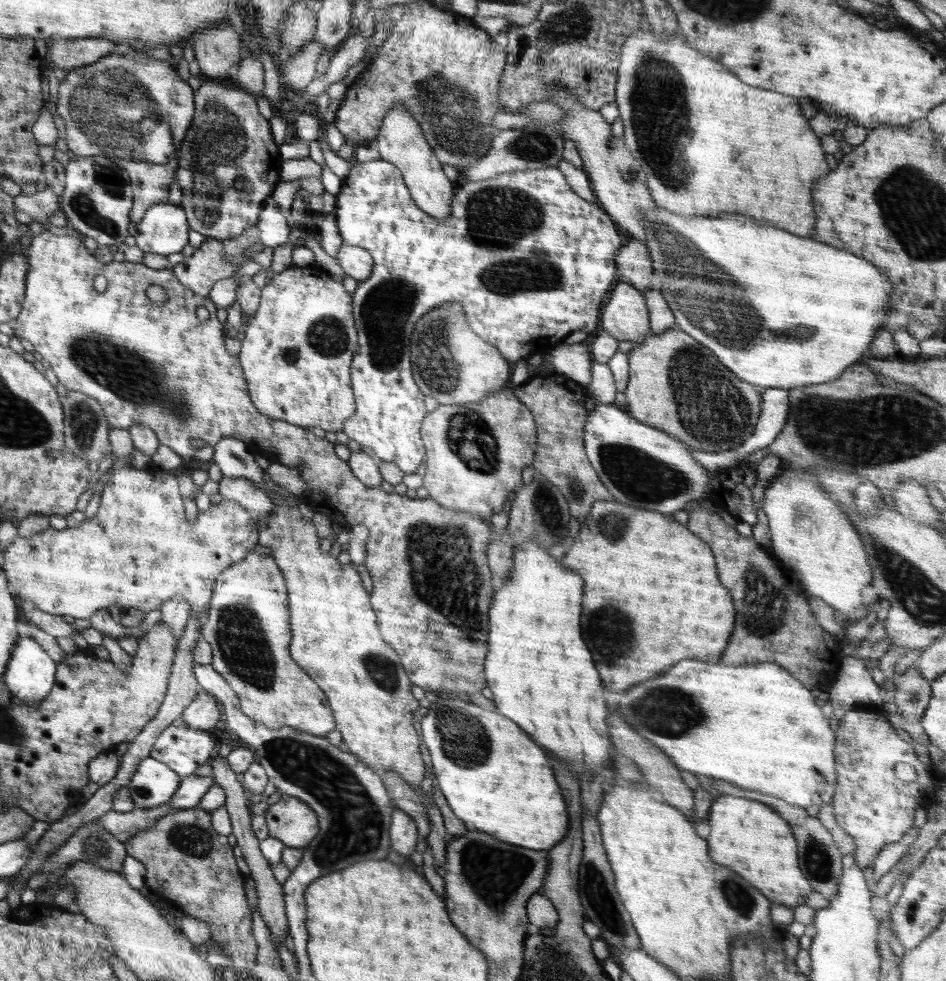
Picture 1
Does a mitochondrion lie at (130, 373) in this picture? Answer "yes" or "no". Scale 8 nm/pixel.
yes

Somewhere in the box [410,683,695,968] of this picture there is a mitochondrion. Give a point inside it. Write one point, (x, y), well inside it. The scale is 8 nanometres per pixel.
(494, 872)

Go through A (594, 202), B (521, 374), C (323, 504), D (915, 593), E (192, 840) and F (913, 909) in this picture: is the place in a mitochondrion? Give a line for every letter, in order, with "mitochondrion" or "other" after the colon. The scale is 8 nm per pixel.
A: other
B: other
C: other
D: mitochondrion
E: mitochondrion
F: mitochondrion

